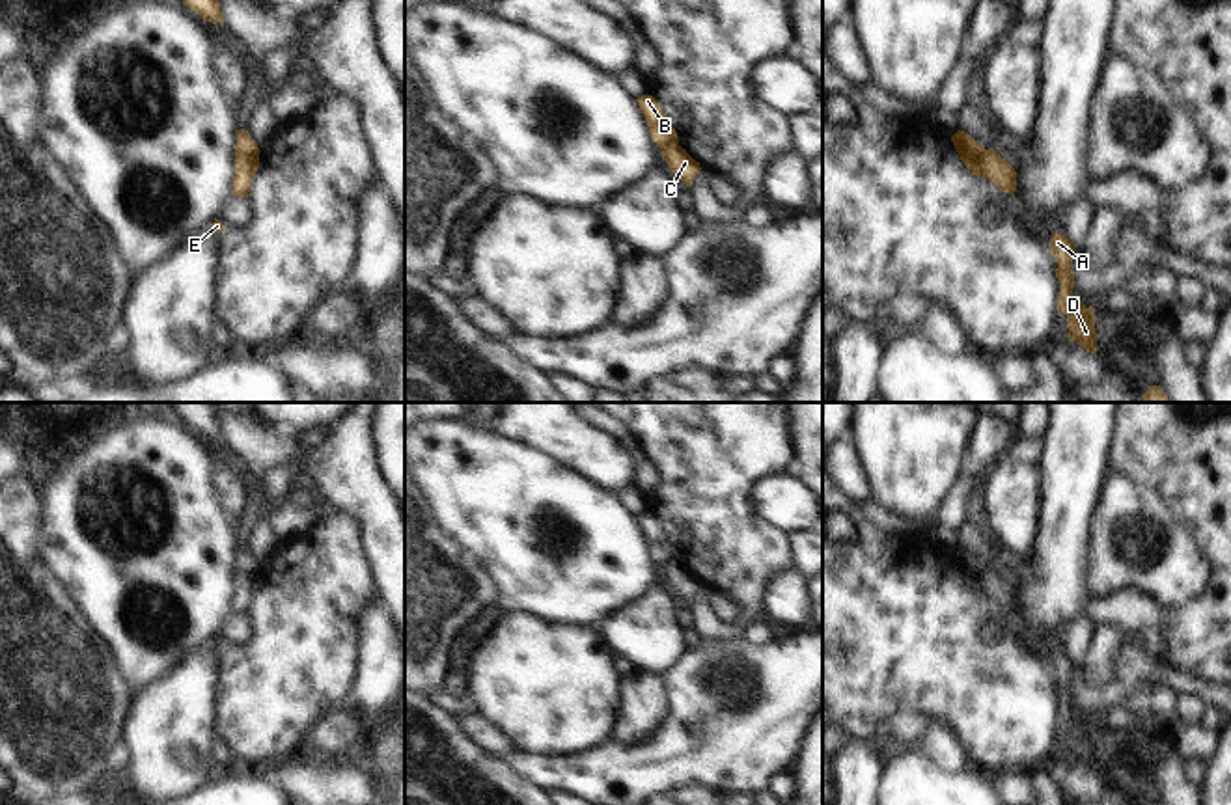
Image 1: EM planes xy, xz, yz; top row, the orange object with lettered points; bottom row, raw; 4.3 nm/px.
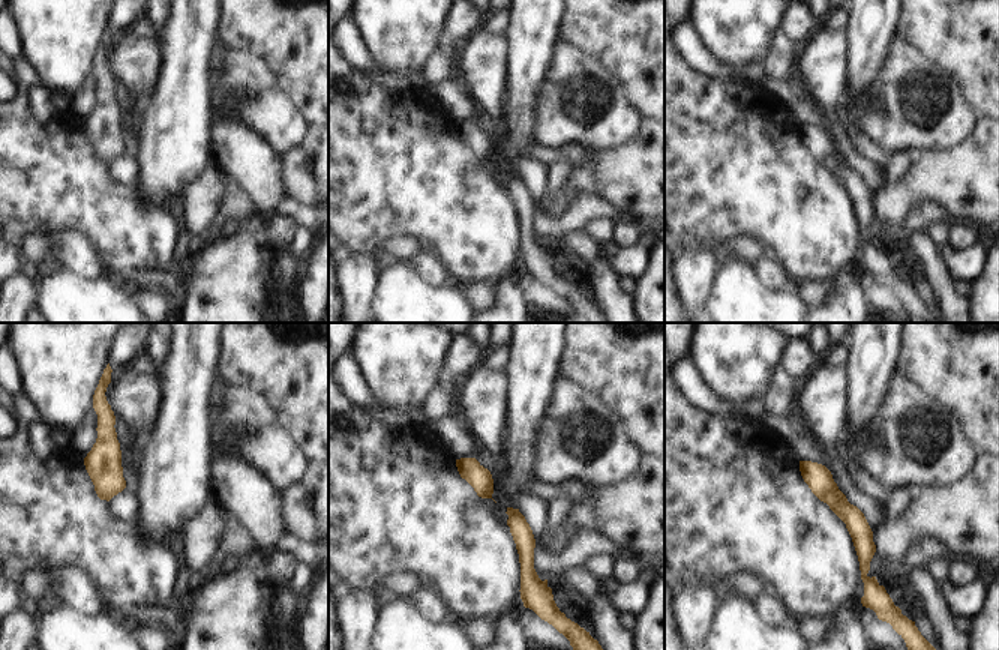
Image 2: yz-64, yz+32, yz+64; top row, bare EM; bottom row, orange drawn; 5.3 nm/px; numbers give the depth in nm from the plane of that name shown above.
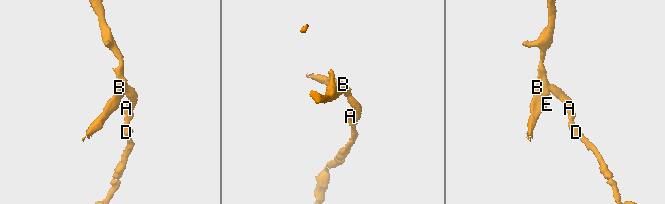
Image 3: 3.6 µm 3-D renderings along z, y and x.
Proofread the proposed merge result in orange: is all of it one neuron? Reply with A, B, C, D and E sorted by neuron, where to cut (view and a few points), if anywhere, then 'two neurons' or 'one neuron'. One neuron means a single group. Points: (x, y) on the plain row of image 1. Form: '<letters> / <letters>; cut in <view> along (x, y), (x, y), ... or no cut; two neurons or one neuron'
A C D / B E; cut in yz along (987, 567), (978, 578), (980, 591); two neurons

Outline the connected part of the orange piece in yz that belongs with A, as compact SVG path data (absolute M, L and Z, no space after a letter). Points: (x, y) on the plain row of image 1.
M1054 650L1048 662L1054 678L1058 680L1056 695L1059 699L1058 730L1067 734L1069 757L1084 764L1087 770L1097 771L1097 745L1095 725L1086 725L1080 716L1072 712L1074 689L1072 673L1074 662L1067 652Z

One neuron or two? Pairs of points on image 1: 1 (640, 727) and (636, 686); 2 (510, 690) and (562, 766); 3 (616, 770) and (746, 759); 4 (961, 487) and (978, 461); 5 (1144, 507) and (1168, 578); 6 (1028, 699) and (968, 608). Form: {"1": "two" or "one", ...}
{"1": "one", "2": "two", "3": "one", "4": "two", "5": "one", "6": "one"}

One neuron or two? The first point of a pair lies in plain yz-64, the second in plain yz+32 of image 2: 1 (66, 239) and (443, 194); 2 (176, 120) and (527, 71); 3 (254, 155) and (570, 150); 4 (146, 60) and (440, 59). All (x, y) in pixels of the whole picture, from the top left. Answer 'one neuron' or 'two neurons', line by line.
1: two neurons
2: one neuron
3: one neuron
4: two neurons

